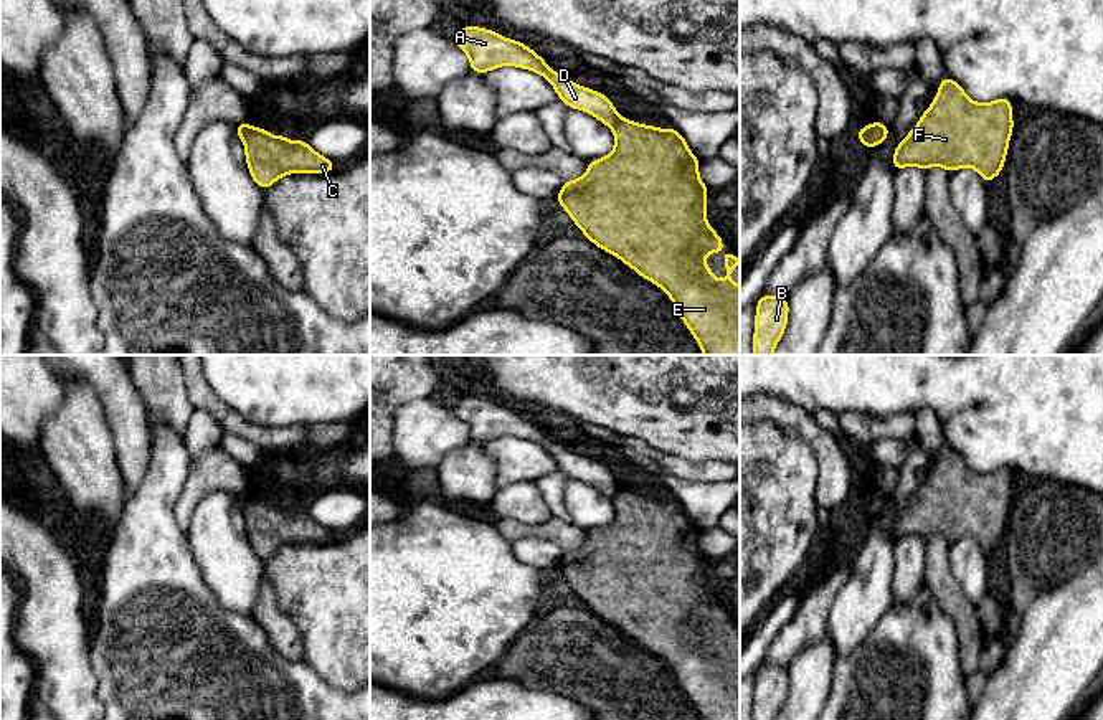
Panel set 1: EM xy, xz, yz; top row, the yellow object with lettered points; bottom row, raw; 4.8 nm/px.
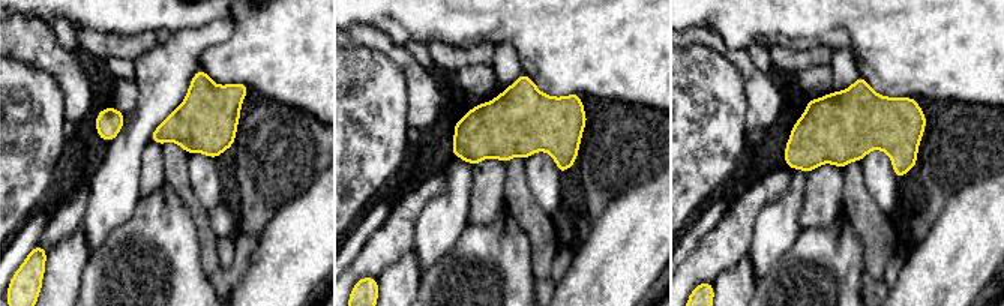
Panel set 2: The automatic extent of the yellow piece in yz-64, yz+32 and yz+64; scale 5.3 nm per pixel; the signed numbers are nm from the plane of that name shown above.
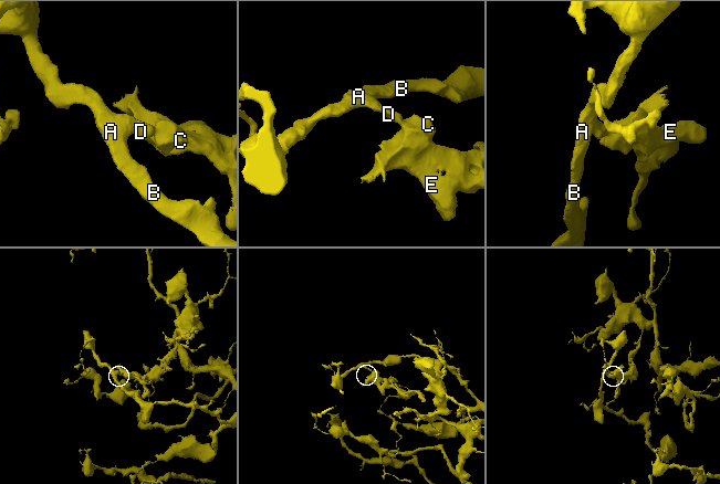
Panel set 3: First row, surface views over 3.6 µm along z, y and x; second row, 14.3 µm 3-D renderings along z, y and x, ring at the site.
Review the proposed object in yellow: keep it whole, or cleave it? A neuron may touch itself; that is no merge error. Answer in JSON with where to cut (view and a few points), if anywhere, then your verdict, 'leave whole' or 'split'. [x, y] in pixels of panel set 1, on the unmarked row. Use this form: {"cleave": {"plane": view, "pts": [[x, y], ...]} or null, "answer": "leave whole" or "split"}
{"cleave": {"plane": "xy", "pts": [[248, 494], [246, 504], [241, 509]]}, "answer": "split"}

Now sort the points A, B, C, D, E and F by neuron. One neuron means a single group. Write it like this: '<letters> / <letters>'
A B D / C E F

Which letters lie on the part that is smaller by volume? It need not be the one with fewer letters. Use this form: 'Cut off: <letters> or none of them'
Cut off: C, E, F

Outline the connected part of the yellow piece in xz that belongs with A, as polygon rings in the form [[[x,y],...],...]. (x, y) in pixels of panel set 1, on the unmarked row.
[[[464,395],[452,408],[454,414],[469,426],[471,441],[485,444],[500,436],[517,436],[543,446],[556,461],[558,471],[571,479],[588,482],[613,499],[621,486],[613,471],[594,459],[580,456],[563,444],[555,443],[525,413],[499,405],[494,400]]]

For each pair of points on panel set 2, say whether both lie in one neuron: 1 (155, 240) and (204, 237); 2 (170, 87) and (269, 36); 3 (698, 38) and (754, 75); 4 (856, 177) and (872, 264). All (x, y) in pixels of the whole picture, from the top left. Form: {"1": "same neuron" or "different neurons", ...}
{"1": "different neurons", "2": "different neurons", "3": "same neuron", "4": "same neuron"}

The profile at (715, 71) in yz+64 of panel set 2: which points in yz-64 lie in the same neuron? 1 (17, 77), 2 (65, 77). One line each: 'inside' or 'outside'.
1: inside
2: outside

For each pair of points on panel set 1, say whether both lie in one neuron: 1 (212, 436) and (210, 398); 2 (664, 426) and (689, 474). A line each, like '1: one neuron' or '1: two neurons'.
1: two neurons
2: two neurons

